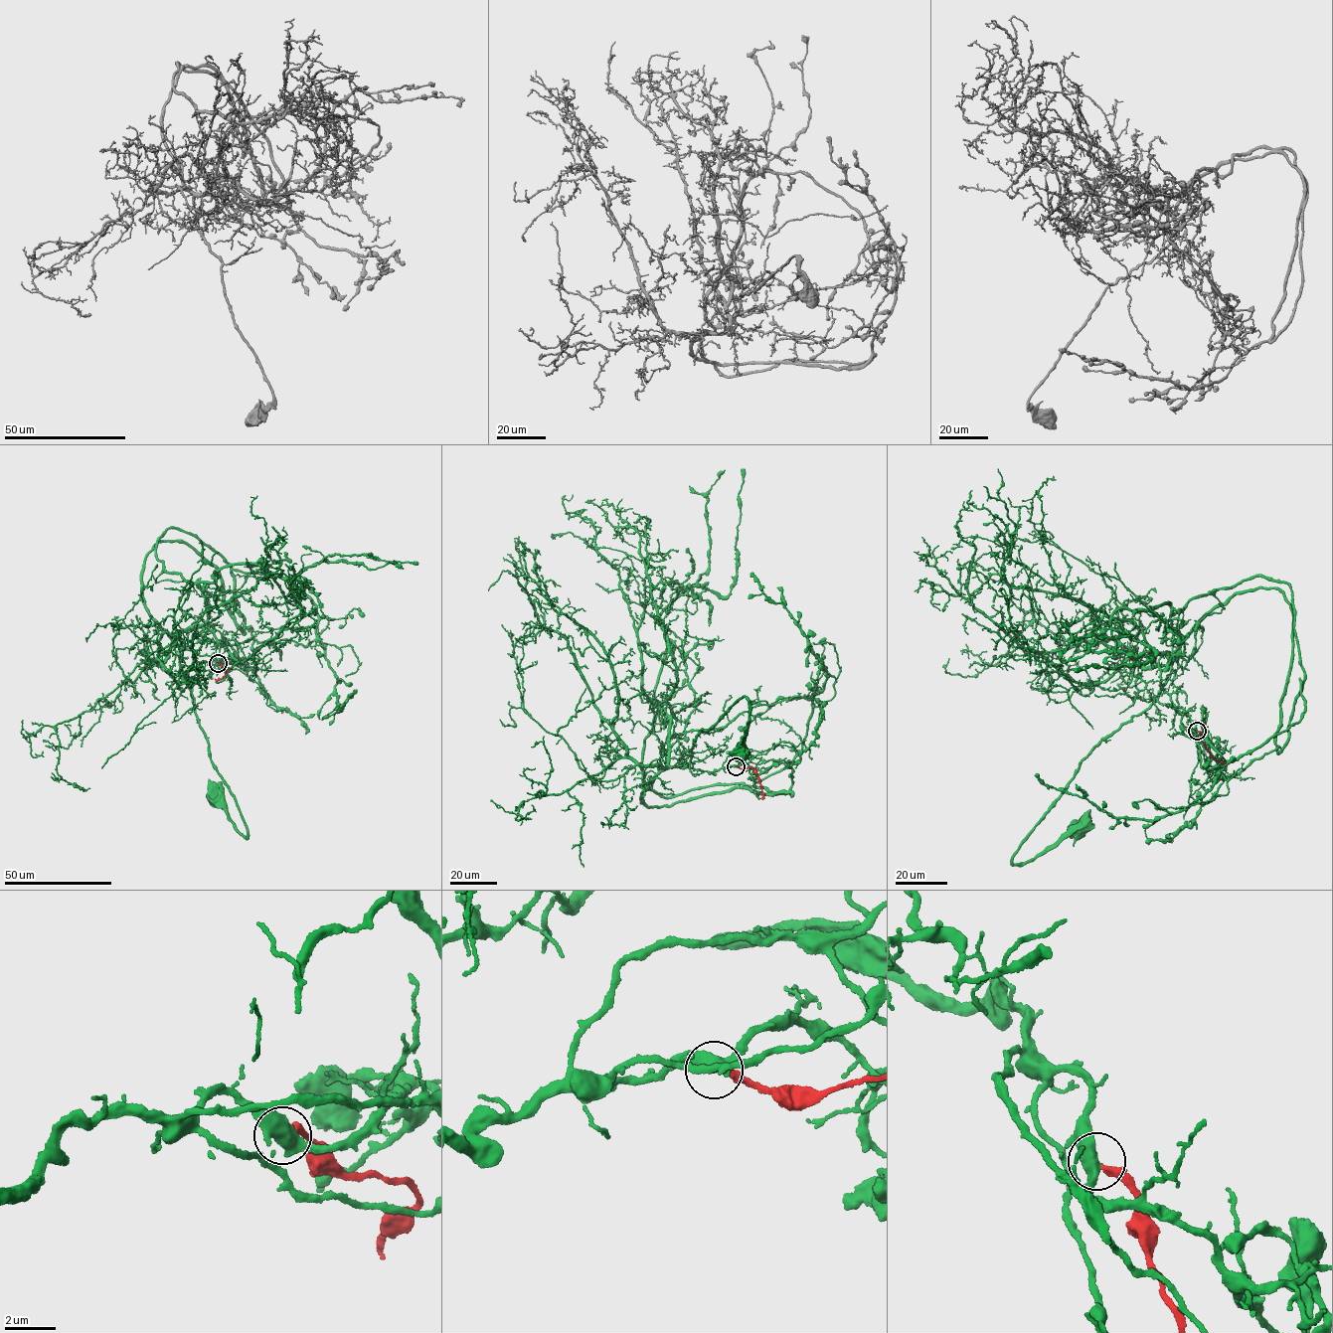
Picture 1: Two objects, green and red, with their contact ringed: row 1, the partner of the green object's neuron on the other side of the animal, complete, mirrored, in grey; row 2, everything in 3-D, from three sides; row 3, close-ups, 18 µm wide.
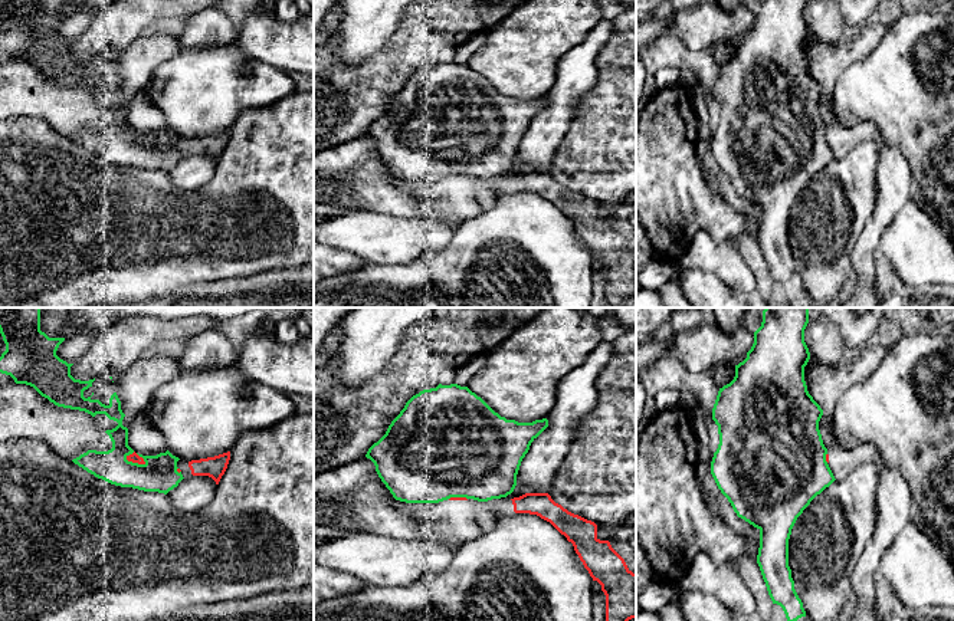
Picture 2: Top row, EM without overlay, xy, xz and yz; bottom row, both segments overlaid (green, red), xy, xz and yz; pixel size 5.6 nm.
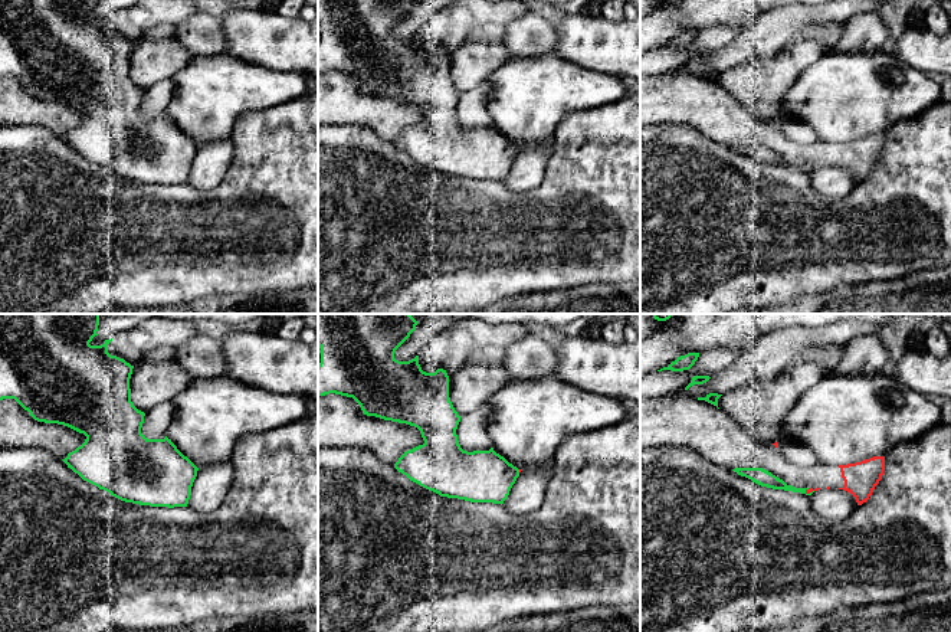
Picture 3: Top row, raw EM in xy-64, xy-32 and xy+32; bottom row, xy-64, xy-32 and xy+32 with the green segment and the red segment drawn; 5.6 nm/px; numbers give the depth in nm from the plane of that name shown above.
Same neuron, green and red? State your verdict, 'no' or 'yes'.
no

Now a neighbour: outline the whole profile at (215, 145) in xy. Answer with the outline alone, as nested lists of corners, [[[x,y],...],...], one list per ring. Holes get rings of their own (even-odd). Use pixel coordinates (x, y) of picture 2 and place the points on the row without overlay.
[[[230,129],[200,138],[178,138],[177,145],[181,148],[184,157],[190,154],[209,154],[219,162],[227,147],[229,138]]]

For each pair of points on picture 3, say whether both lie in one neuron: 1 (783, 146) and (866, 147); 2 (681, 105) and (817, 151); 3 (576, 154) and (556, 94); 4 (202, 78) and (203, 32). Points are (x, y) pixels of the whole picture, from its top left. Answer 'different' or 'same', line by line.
1: same
2: same
3: different
4: different

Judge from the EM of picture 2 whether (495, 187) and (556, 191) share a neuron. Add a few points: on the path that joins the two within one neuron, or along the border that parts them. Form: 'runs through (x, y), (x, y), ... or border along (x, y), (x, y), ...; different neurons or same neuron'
runs through (510, 183), (541, 183); same neuron

